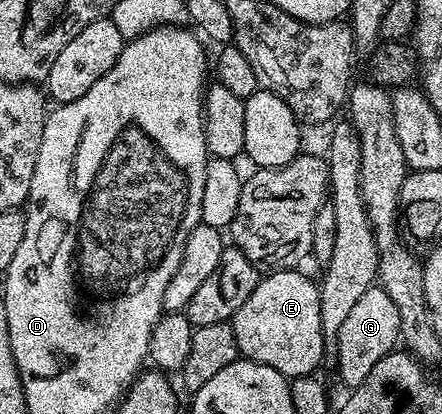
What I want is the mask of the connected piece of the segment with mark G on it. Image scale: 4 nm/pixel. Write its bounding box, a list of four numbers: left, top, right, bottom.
[338,284,400,388]

